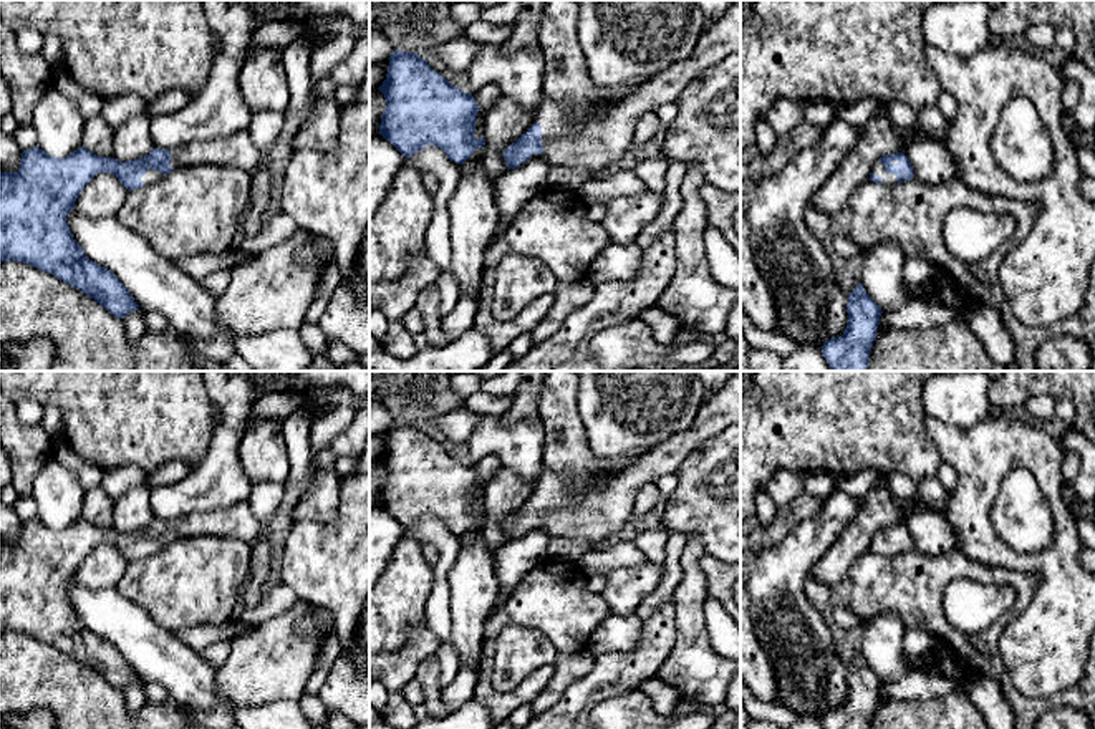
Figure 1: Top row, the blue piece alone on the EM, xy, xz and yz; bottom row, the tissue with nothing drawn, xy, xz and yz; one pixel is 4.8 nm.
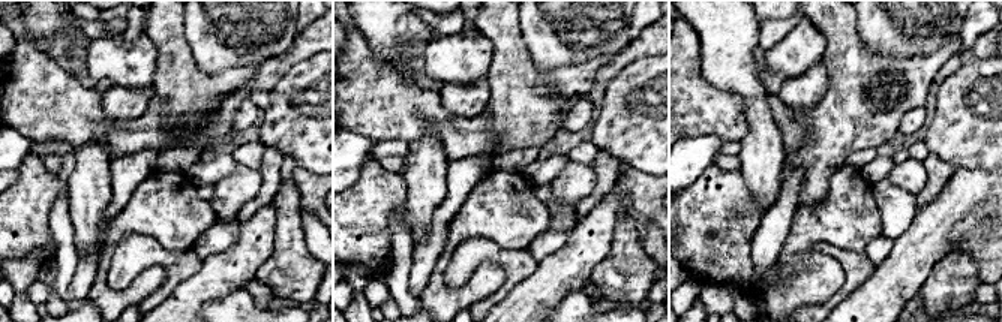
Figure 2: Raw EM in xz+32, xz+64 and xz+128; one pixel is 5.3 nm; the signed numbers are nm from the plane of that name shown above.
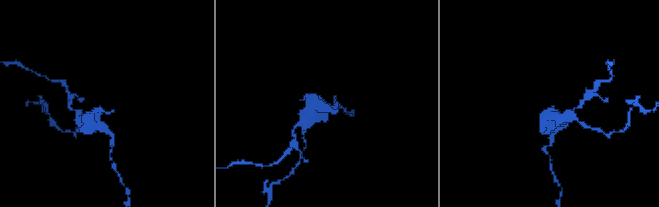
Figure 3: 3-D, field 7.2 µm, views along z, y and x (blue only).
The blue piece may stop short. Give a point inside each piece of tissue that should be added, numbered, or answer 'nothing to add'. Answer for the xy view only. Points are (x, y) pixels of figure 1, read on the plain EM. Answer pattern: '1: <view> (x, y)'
1: xy (151, 547)

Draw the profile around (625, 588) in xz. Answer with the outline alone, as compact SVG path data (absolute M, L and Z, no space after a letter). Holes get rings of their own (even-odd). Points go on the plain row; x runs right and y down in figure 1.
M649 562L633 568L613 568L605 573L601 591L610 611L618 616L634 615L641 601L654 591L659 568Z

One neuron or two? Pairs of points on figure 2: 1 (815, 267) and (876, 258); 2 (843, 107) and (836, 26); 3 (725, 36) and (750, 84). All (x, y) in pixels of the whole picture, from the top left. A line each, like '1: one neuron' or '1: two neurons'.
1: two neurons
2: one neuron
3: one neuron

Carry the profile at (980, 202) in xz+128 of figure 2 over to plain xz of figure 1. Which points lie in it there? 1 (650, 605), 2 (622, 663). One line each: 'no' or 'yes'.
1: no
2: yes

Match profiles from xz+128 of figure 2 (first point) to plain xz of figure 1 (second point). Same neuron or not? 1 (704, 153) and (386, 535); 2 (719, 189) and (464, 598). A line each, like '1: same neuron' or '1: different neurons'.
1: same neuron
2: different neurons

